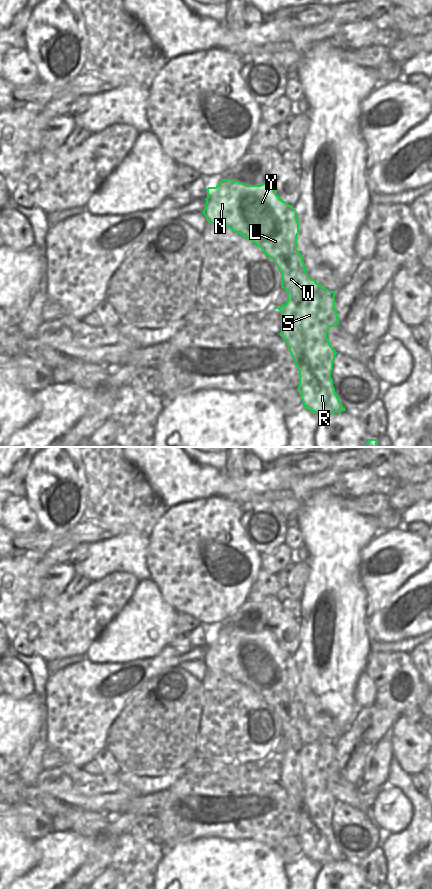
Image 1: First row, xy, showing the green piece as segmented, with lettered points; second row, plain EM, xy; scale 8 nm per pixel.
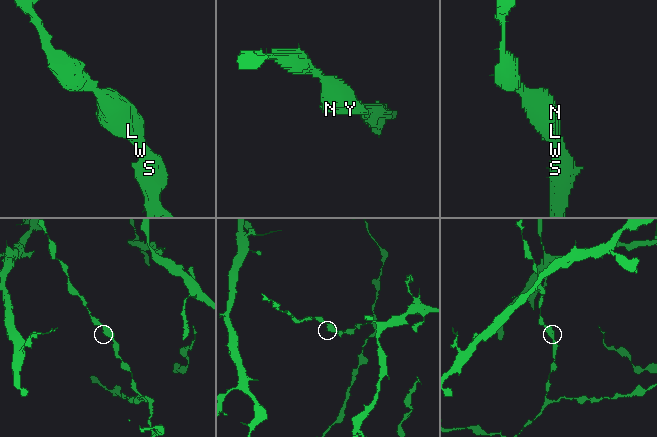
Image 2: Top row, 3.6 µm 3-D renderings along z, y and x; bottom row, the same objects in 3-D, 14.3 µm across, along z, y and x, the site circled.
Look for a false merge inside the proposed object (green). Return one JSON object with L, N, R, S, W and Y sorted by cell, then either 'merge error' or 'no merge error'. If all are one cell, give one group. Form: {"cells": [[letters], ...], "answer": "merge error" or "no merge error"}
{"cells": [["L", "N", "R", "S", "W", "Y"]], "answer": "no merge error"}

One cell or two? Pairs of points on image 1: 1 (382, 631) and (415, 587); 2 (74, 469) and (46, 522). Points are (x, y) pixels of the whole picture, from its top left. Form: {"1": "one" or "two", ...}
{"1": "one", "2": "one"}

